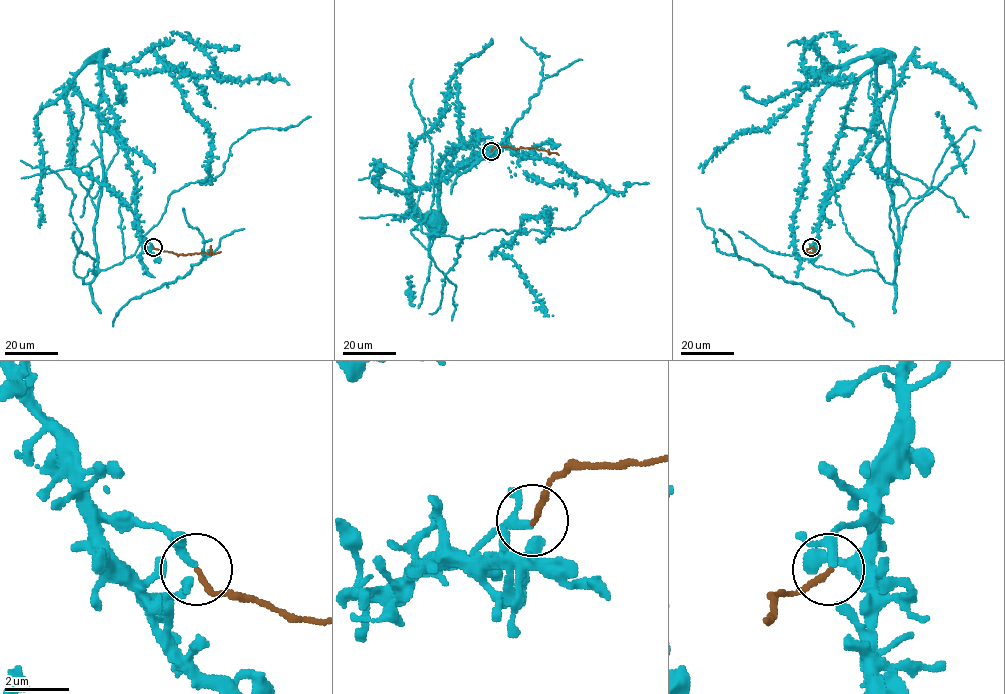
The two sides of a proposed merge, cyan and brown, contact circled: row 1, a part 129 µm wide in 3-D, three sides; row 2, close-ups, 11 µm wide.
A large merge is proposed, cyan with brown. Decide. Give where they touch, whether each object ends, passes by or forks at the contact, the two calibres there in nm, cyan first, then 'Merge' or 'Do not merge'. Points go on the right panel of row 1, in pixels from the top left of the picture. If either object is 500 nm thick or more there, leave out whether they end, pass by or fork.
Place: (811, 247). At the ring cyan passes by. At the ring brown ends. Thickness 200 nm (cyan) against 170 nm. Do not merge

